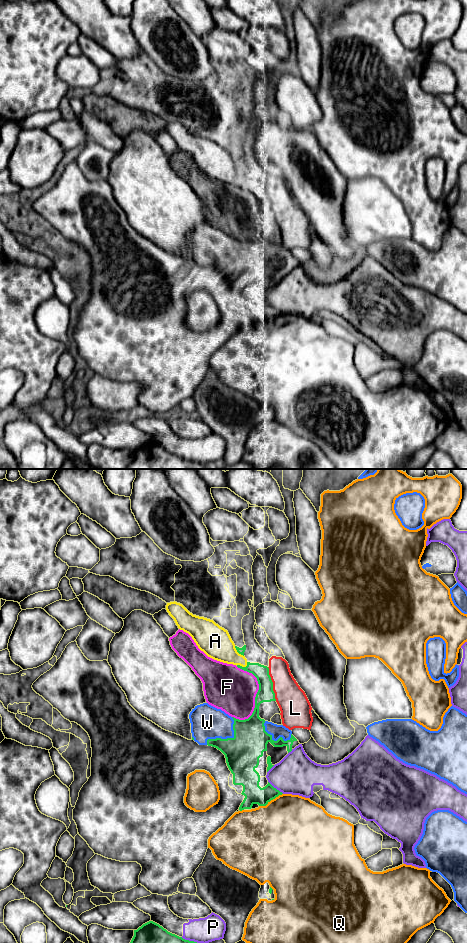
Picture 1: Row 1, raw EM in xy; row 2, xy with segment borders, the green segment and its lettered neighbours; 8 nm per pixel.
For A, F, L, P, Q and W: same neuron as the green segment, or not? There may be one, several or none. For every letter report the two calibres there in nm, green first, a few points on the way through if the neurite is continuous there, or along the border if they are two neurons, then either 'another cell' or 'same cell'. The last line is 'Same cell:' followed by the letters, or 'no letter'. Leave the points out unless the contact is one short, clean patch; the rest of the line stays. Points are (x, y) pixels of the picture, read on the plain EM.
A: 120/240 nm | another cell
F: 130/360 nm | another cell
L: 130/240 nm | another cell
P: 170/320 nm | another cell
Q: 170/480 nm | another cell
W: 280/280 nm | another cell
Same cell: no letter

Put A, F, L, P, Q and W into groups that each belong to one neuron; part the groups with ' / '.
A L / F / P / Q / W

